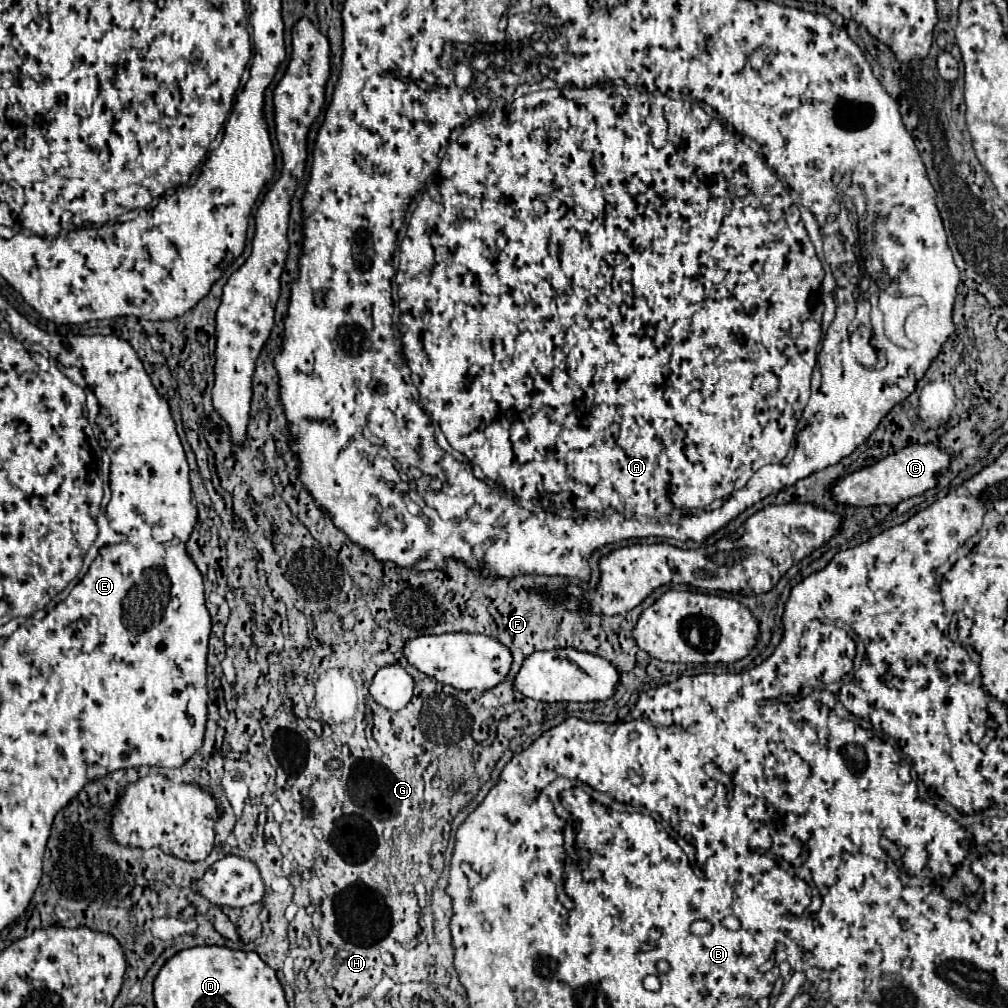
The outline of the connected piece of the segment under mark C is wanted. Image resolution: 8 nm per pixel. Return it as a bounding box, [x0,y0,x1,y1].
[833,444,953,506]

